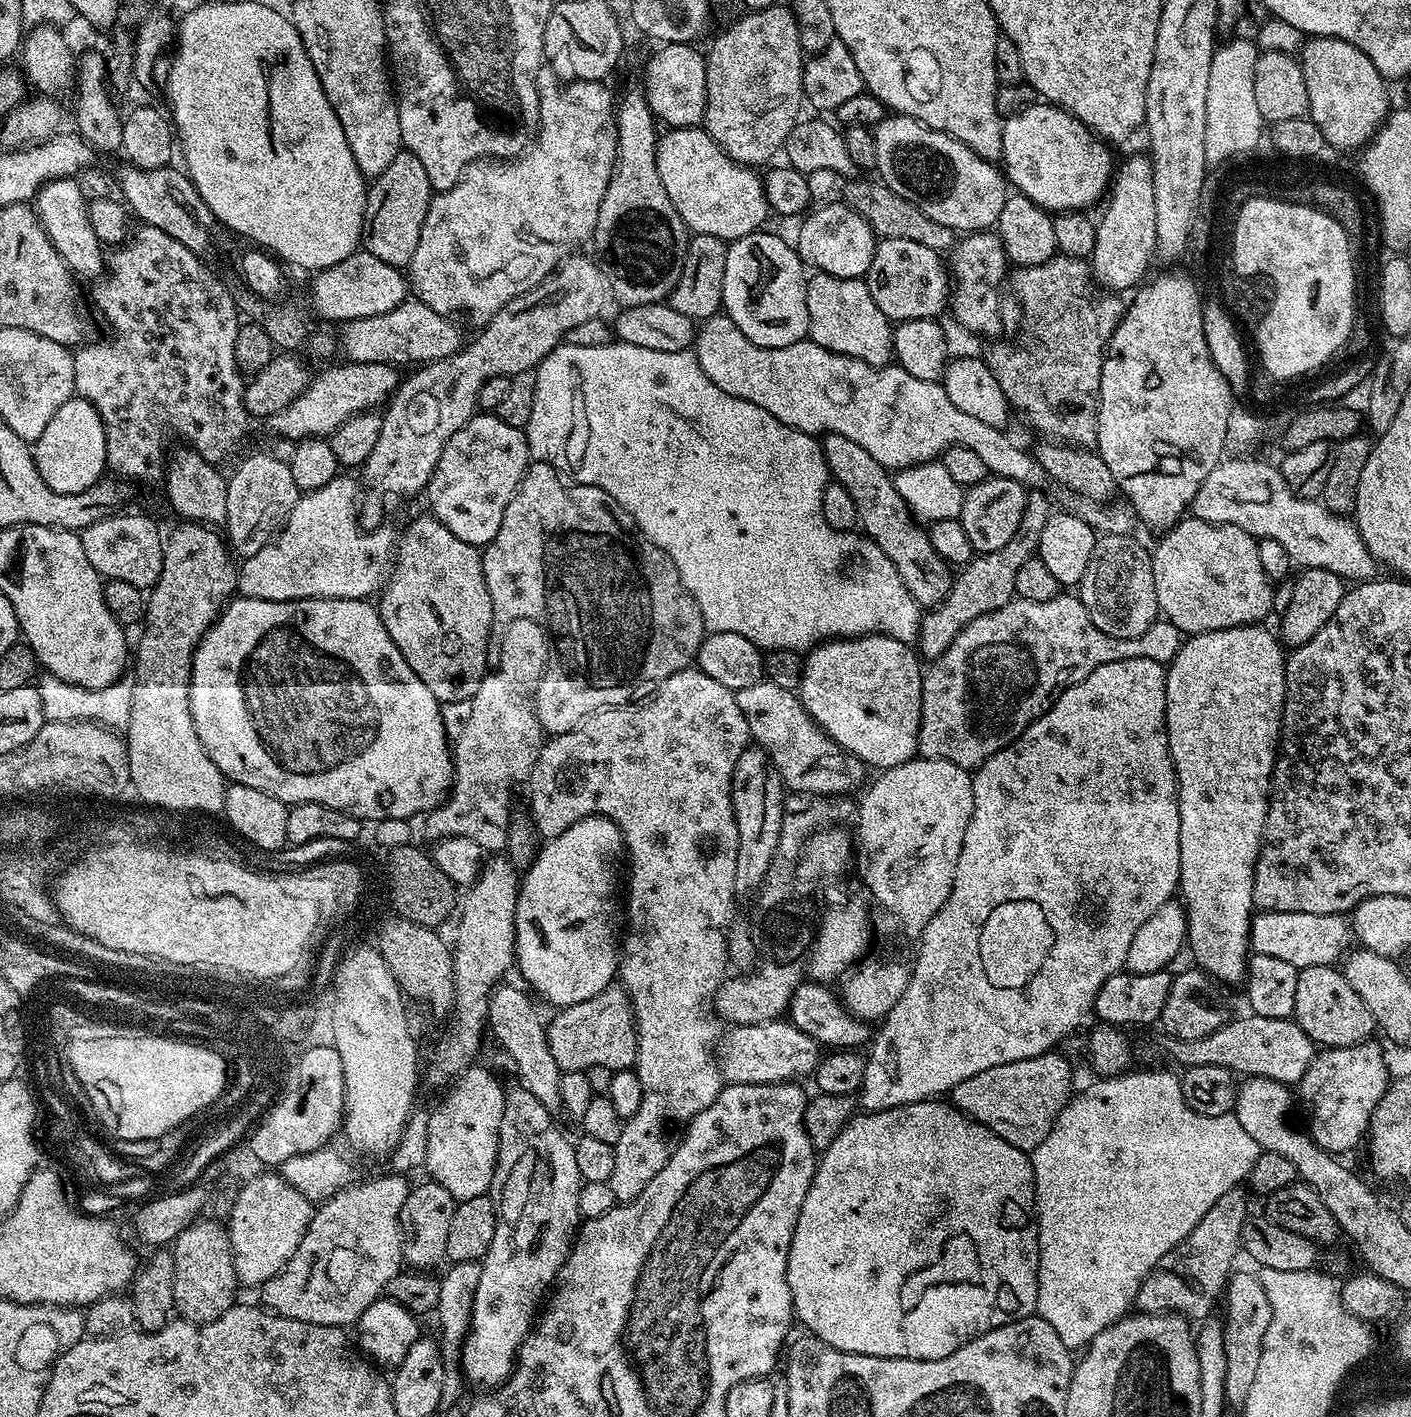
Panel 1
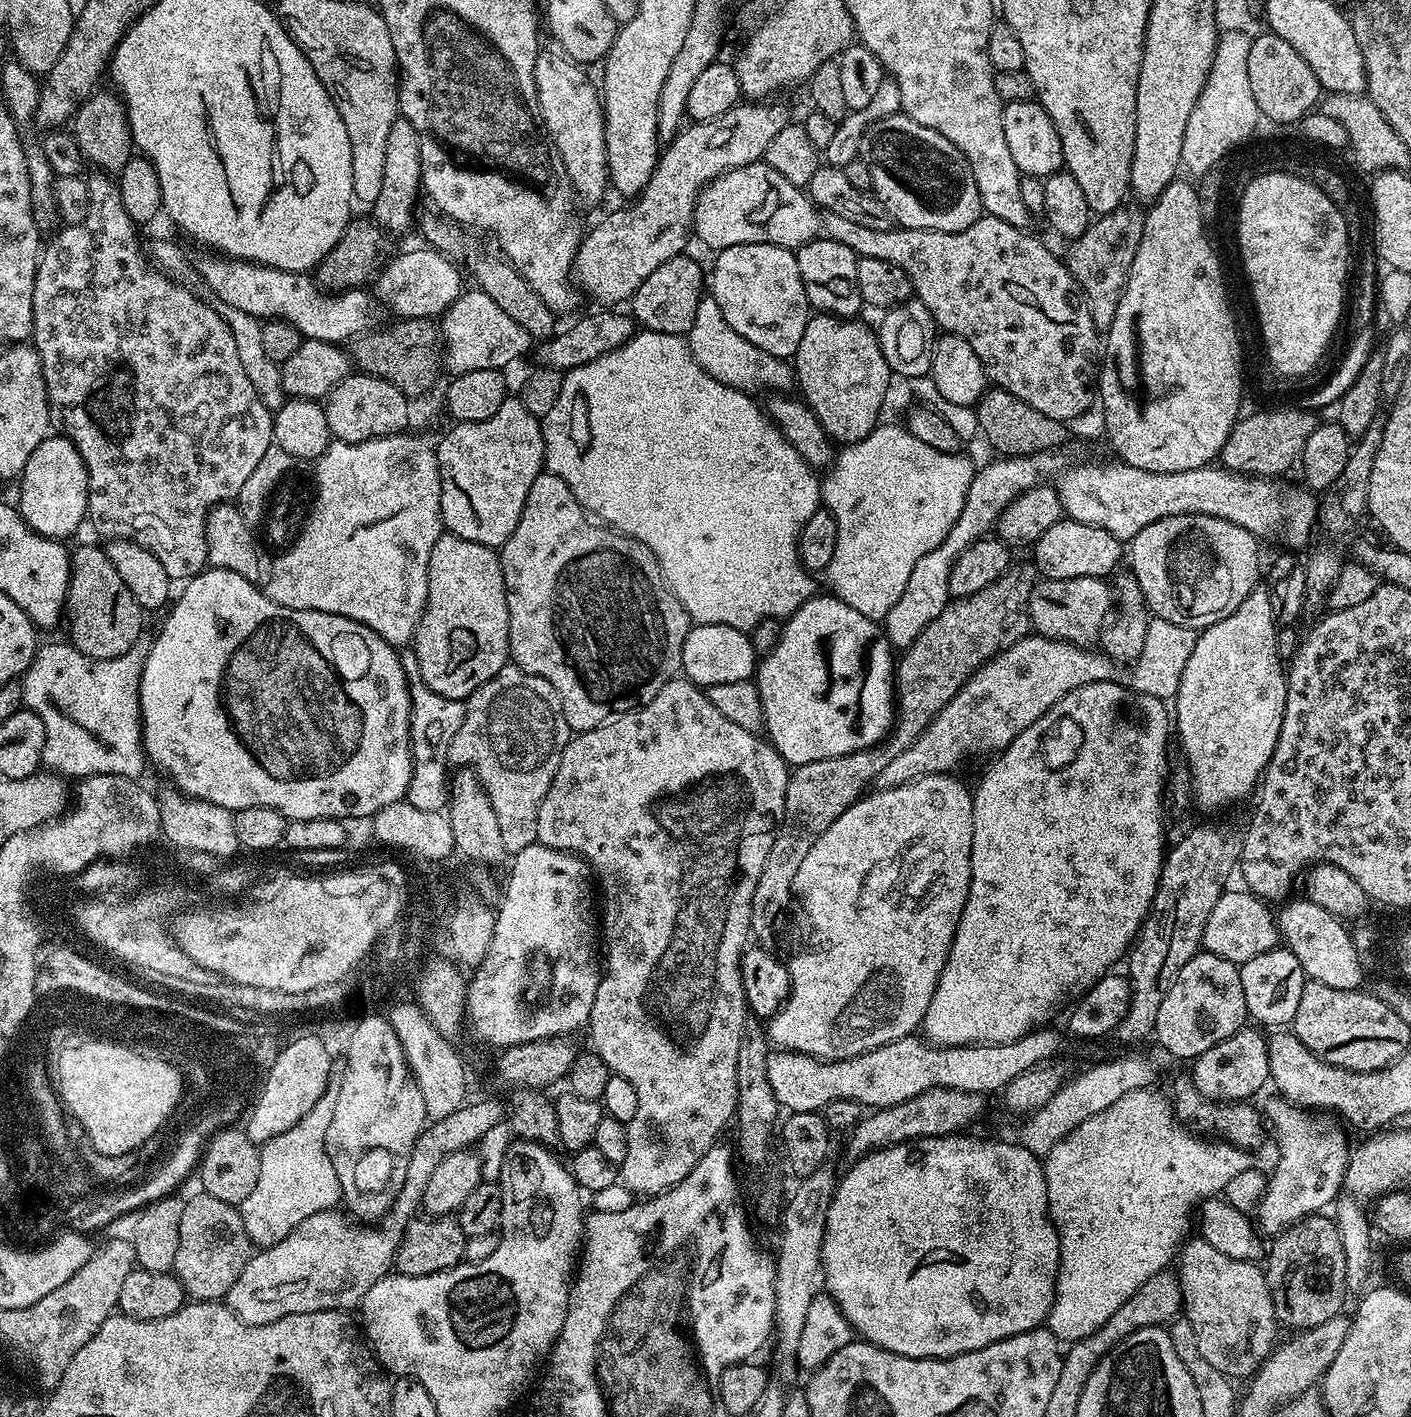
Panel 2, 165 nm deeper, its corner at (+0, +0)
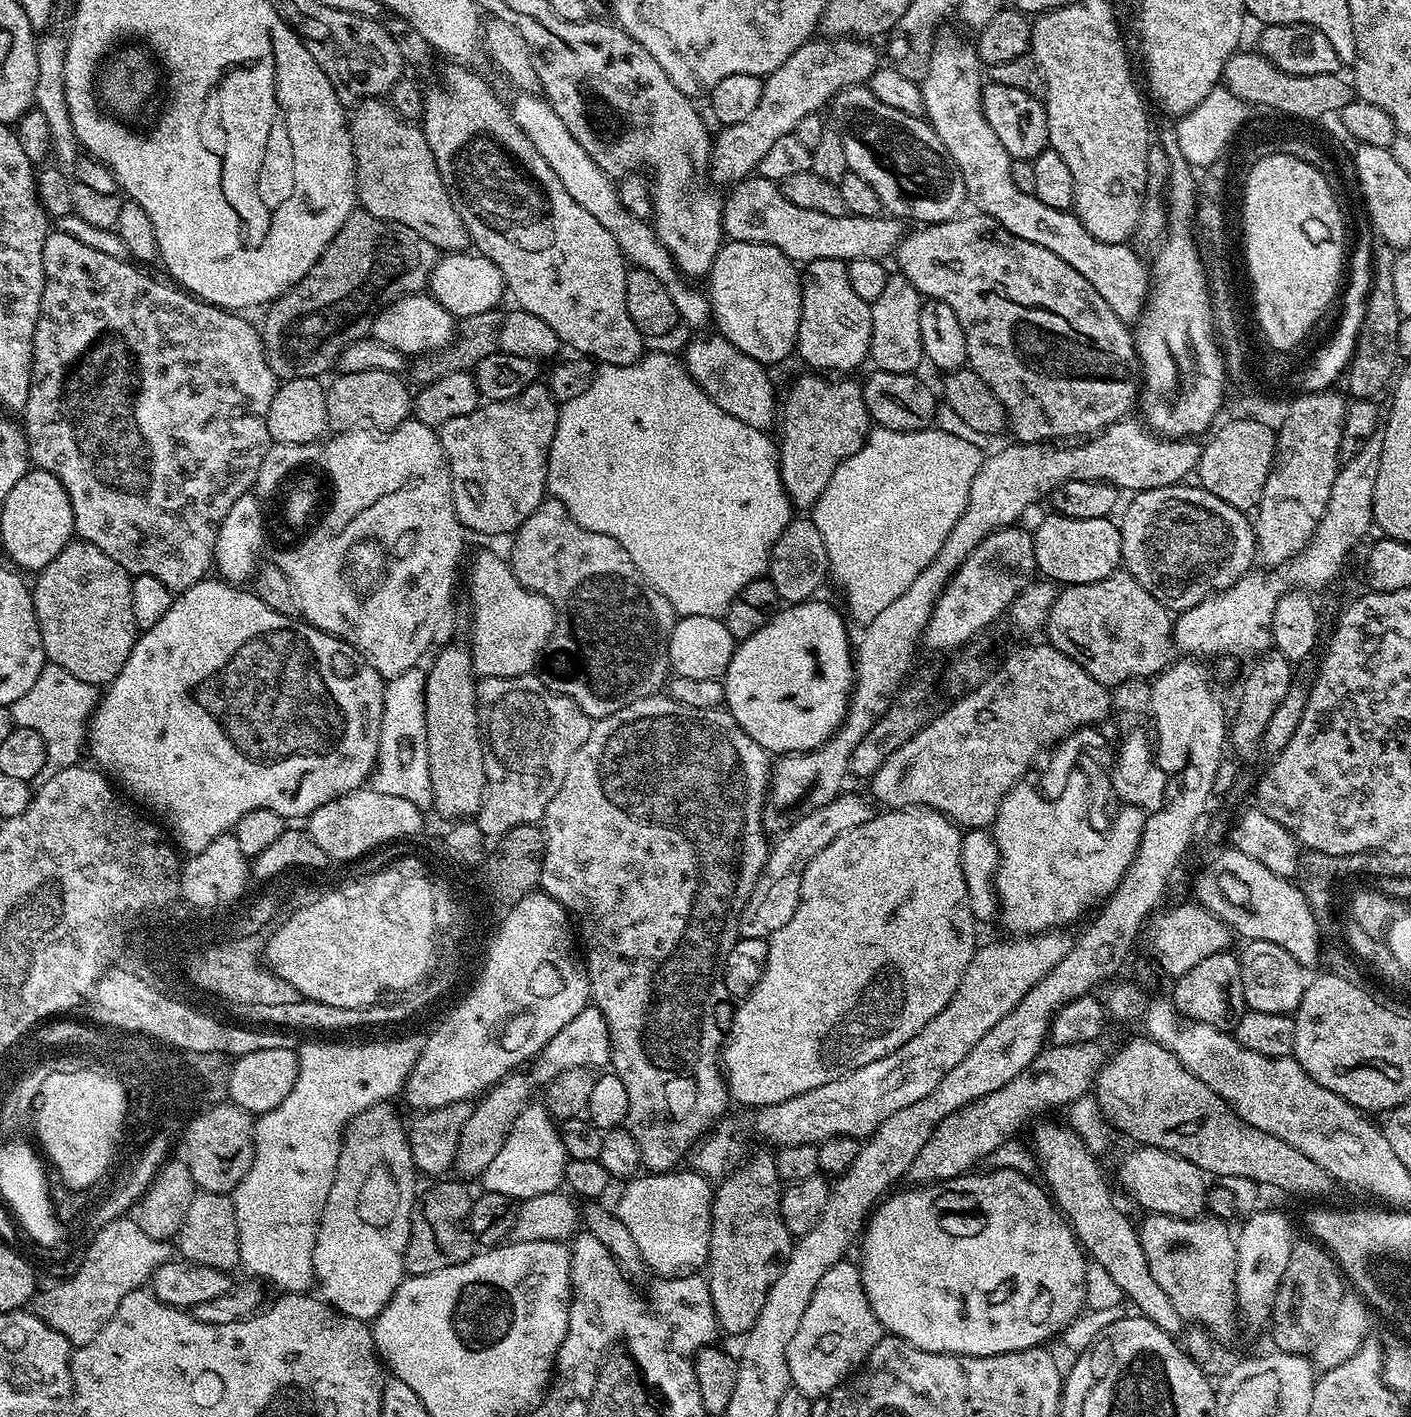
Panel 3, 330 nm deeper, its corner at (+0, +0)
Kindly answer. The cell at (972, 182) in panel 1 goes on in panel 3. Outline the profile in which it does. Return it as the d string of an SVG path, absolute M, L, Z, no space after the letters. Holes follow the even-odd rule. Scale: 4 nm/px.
M853 84L833 96L830 101L832 120L837 134L842 138L842 146L846 150L848 171L858 174L858 178L870 182L874 186L874 194L878 194L881 209L901 221L917 220L917 225L940 224L944 220L953 219L960 207L965 207L964 183L962 174L950 158L946 146L942 146L942 138L934 131L927 119L902 114L902 110L894 110L894 106L886 106L886 102L878 102L874 94L864 84Z

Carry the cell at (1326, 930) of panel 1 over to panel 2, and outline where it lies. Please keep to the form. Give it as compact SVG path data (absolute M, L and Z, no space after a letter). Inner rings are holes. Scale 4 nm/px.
M1226 890L1214 902L1214 910L1210 910L1210 918L1206 918L1203 951L1218 954L1218 958L1226 958L1231 964L1241 965L1250 962L1250 958L1258 958L1258 954L1266 954L1266 950L1277 947L1282 937L1274 912L1269 905L1258 896L1247 890L1232 892Z

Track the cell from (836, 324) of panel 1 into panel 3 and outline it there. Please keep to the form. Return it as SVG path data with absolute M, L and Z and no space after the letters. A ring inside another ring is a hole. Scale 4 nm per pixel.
M808 374L812 376L800 376L788 388L788 397L782 400L782 424L784 429L778 435L778 451L780 453L780 477L784 483L784 489L788 495L788 501L793 509L811 510L822 496L822 490L826 490L830 477L834 470L842 466L850 454L858 454L866 442L870 431L870 421L864 390L861 381L856 378L829 378L824 374Z

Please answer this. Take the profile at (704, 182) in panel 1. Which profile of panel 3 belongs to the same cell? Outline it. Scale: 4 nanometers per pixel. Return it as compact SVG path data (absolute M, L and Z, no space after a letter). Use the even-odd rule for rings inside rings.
M753 174L733 185L724 202L724 235L729 241L754 242L774 246L782 250L793 262L806 265L811 260L830 258L831 260L871 260L887 261L895 253L902 239L899 219L888 214L879 216L831 216L818 214L818 210L805 210L794 206L786 198L781 185L774 180Z

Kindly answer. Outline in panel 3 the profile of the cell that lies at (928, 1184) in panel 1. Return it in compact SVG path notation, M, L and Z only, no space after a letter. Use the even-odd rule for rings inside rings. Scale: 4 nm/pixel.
M994 1168L978 1171L955 1176L952 1180L937 1180L935 1184L908 1186L905 1192L893 1191L887 1199L877 1203L872 1209L862 1229L864 1245L860 1248L858 1267L860 1278L864 1281L864 1293L878 1322L885 1333L902 1338L927 1352L945 1352L955 1356L993 1356L1035 1348L1048 1342L1044 1340L1050 1339L1051 1336L1058 1335L1086 1308L1084 1291L1089 1261L1080 1241L1076 1239L1068 1221L1058 1211L1051 1195L1039 1183L1036 1185L1031 1175L1024 1175L1016 1169Z

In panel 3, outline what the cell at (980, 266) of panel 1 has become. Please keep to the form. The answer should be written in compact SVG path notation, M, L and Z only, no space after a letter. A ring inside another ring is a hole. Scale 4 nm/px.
M971 214L965 220L953 218L944 220L940 224L926 224L917 227L917 232L912 232L903 237L900 245L894 253L894 260L900 263L899 275L910 278L914 286L919 290L921 297L946 302L950 310L954 310L954 315L958 317L958 322L962 322L962 330L966 334L966 354L968 355L967 367L972 368L990 390L998 398L998 402L1004 404L1004 409L1008 415L1008 428L1013 432L1015 439L1022 444L1043 444L1045 442L1072 442L1077 438L1091 438L1104 429L1110 427L1114 422L1125 419L1128 412L1137 407L1138 393L1142 387L1142 369L1140 359L1136 353L1136 342L1129 325L1114 314L1110 306L1106 306L1106 301L1102 299L1102 294L1074 270L1074 266L1069 266L1058 258L1058 254L1050 254L1042 246L1034 246L1034 242L1026 242L1026 238L1018 238L1010 234L994 218L983 214Z

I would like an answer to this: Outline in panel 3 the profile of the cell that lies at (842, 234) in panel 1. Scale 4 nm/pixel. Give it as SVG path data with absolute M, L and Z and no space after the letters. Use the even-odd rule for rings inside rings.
M811 260L803 265L802 310L795 351L820 374L852 374L863 360L869 359L872 305L862 302L850 286L848 265L843 260Z

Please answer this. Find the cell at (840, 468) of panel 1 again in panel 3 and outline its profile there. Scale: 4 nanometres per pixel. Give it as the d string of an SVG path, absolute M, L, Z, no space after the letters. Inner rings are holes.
M713 334L696 340L688 348L686 359L688 372L698 382L698 386L726 414L746 422L746 426L761 430L771 429L771 424L778 420L778 396L776 388L768 377L769 369L759 364L750 354L742 354L738 346L731 344L725 336Z

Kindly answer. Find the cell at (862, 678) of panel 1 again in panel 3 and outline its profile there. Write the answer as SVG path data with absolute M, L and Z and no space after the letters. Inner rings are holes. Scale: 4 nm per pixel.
M813 598L804 600L800 604L781 607L773 616L772 621L766 626L762 626L762 630L758 630L758 634L750 634L750 638L737 643L736 653L730 658L730 666L725 670L722 677L724 681L724 704L727 712L734 718L734 722L738 722L738 726L742 726L742 730L746 730L746 734L750 734L750 738L754 738L754 742L758 742L758 746L762 746L769 754L814 752L833 736L841 721L844 720L854 679L854 644L851 639L848 641L848 628L840 618L839 612L831 608L826 601L820 599Z

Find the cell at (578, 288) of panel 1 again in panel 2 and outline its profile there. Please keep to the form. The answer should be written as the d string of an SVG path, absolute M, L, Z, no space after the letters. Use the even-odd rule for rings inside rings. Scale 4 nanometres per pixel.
M741 102L718 118L692 122L682 127L661 151L660 161L656 163L650 182L646 182L639 196L629 203L632 205L602 217L589 232L587 229L583 233L580 248L572 260L571 279L575 287L585 297L593 296L600 303L597 305L620 306L623 300L624 303L631 301L638 286L642 286L642 282L646 282L646 278L650 278L650 274L654 274L654 270L658 270L662 262L681 255L687 249L684 247L688 244L688 236L690 240L694 232L692 215L701 188L717 180L724 172L763 161L766 146L770 146L774 134L778 134L778 130L790 123L787 110L780 104L772 103L776 102Z

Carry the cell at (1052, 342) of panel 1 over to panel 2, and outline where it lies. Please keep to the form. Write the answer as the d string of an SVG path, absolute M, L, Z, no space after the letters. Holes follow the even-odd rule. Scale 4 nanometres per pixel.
M1121 206L1112 212L1097 215L1088 229L1067 245L1066 263L1070 274L1090 301L1092 319L1101 329L1106 330L1112 324L1120 296L1124 292L1124 283L1130 274L1130 266L1134 262L1134 254L1138 254L1143 237L1144 212Z

